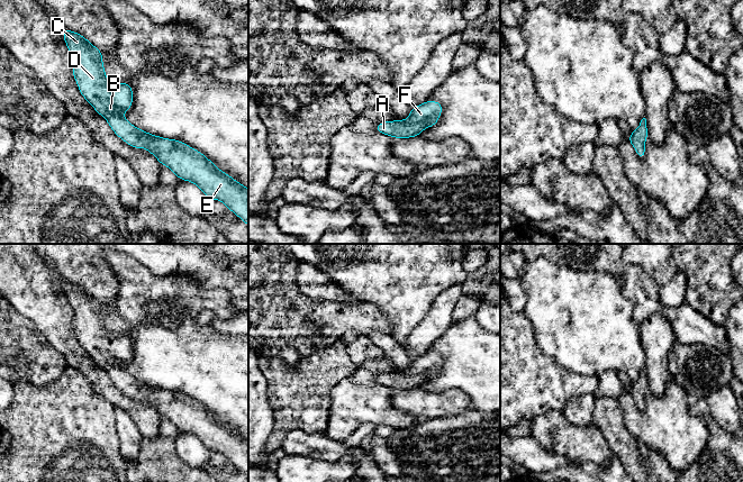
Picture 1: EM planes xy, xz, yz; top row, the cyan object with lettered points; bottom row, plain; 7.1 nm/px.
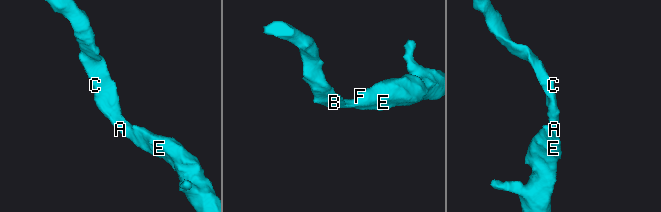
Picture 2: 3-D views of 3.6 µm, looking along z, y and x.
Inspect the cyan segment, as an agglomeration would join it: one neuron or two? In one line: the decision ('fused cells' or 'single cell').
single cell

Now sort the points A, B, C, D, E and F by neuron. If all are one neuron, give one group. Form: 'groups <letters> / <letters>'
groups A B C D E F

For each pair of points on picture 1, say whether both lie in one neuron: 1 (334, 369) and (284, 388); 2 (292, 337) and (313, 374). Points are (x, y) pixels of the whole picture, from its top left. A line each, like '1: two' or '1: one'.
1: one
2: two

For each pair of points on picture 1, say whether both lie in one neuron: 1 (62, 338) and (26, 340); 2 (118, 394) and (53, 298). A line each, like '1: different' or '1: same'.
1: different
2: same

